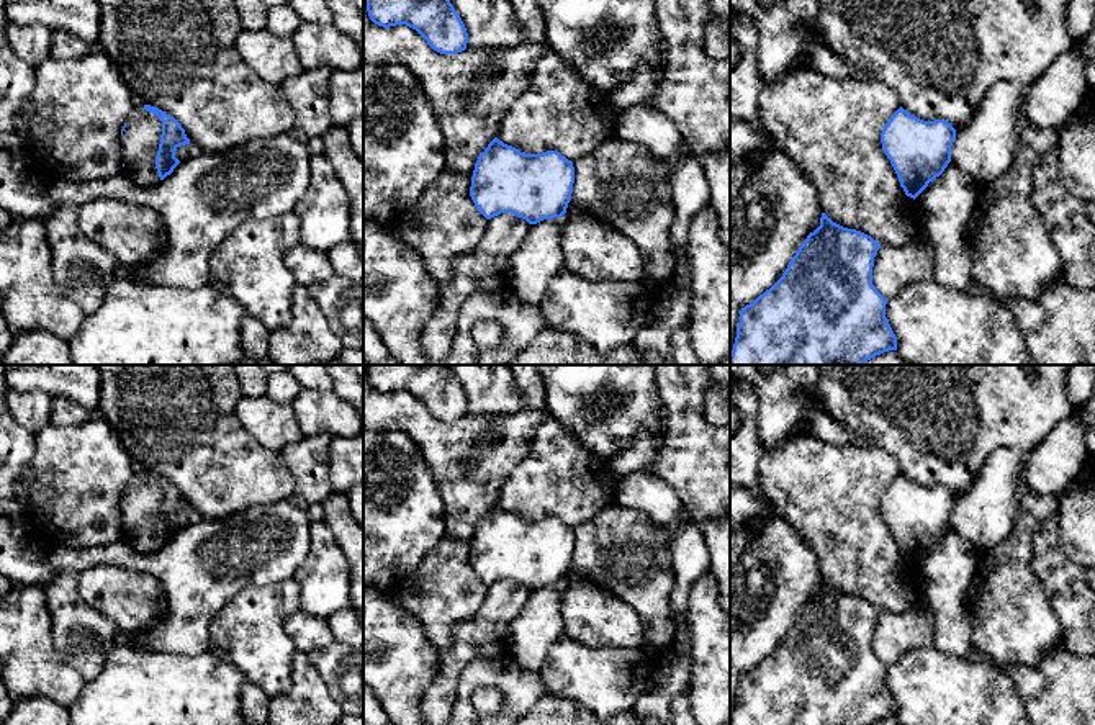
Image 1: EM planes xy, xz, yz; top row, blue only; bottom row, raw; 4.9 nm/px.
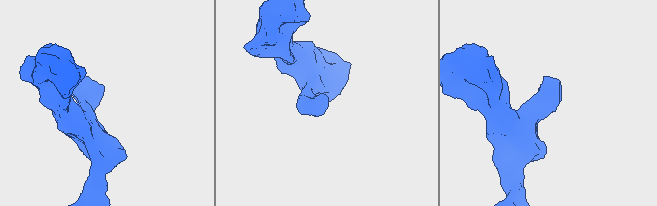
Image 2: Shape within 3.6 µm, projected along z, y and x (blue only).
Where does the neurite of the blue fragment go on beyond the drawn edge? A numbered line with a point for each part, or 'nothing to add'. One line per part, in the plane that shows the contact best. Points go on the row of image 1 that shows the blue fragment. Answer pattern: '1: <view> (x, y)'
nothing to add

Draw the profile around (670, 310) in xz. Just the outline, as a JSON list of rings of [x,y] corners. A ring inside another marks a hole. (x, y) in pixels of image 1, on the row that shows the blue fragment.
[[[673,247],[673,275],[651,288],[651,308],[643,327],[637,332],[632,347],[638,352],[653,352],[674,365],[671,337],[689,322],[691,291],[674,286],[678,272],[683,268],[683,254]]]

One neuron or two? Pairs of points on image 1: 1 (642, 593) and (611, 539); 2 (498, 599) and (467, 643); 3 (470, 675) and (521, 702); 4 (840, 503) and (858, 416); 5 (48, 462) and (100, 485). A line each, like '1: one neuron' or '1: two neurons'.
1: one neuron
2: one neuron
3: one neuron
4: two neurons
5: one neuron

